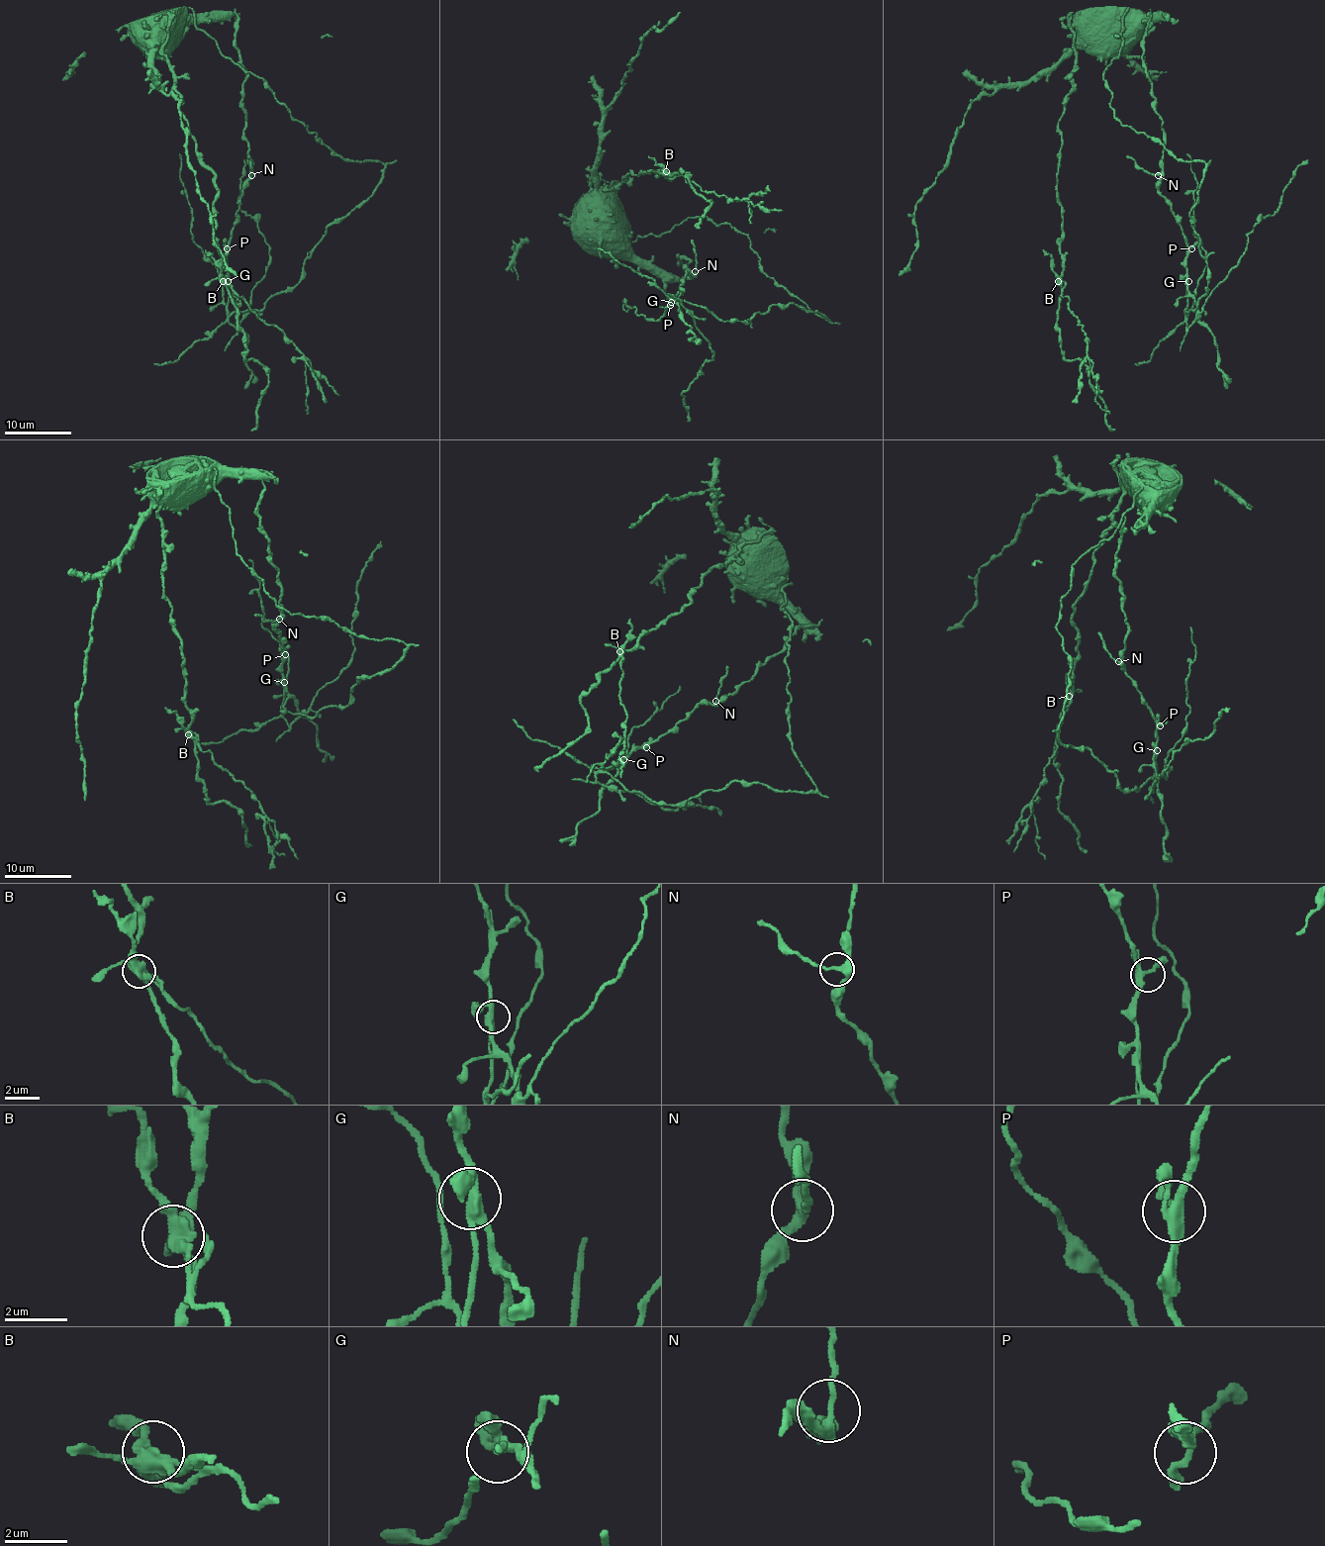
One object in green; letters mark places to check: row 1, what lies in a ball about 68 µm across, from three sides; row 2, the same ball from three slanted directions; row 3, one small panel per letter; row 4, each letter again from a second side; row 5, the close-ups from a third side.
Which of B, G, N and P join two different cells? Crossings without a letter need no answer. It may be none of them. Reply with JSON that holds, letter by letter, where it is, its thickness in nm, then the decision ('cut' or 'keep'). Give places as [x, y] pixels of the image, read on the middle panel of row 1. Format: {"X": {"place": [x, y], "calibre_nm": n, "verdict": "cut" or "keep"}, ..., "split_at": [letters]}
{"B": {"place": [666, 171], "calibre_nm": 400, "verdict": "cut"}, "G": {"place": [671, 302], "calibre_nm": 280, "verdict": "cut"}, "N": {"place": [695, 271], "calibre_nm": 240, "verdict": "keep"}, "P": {"place": [670, 305], "calibre_nm": 300, "verdict": "keep"}, "split_at": ["B", "G"]}

